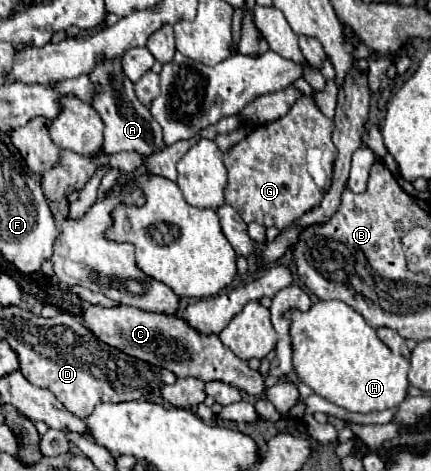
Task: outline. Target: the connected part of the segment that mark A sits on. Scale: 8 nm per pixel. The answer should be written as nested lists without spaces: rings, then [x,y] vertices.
[[[120,59],[116,63],[100,63],[96,71],[92,71],[90,79],[98,83],[102,89],[94,95],[92,107],[100,113],[104,121],[104,153],[118,153],[118,151],[136,151],[142,157],[148,157],[152,153],[160,153],[166,149],[162,139],[162,127],[152,119],[148,107],[142,105],[134,95],[132,81],[122,73]]]

